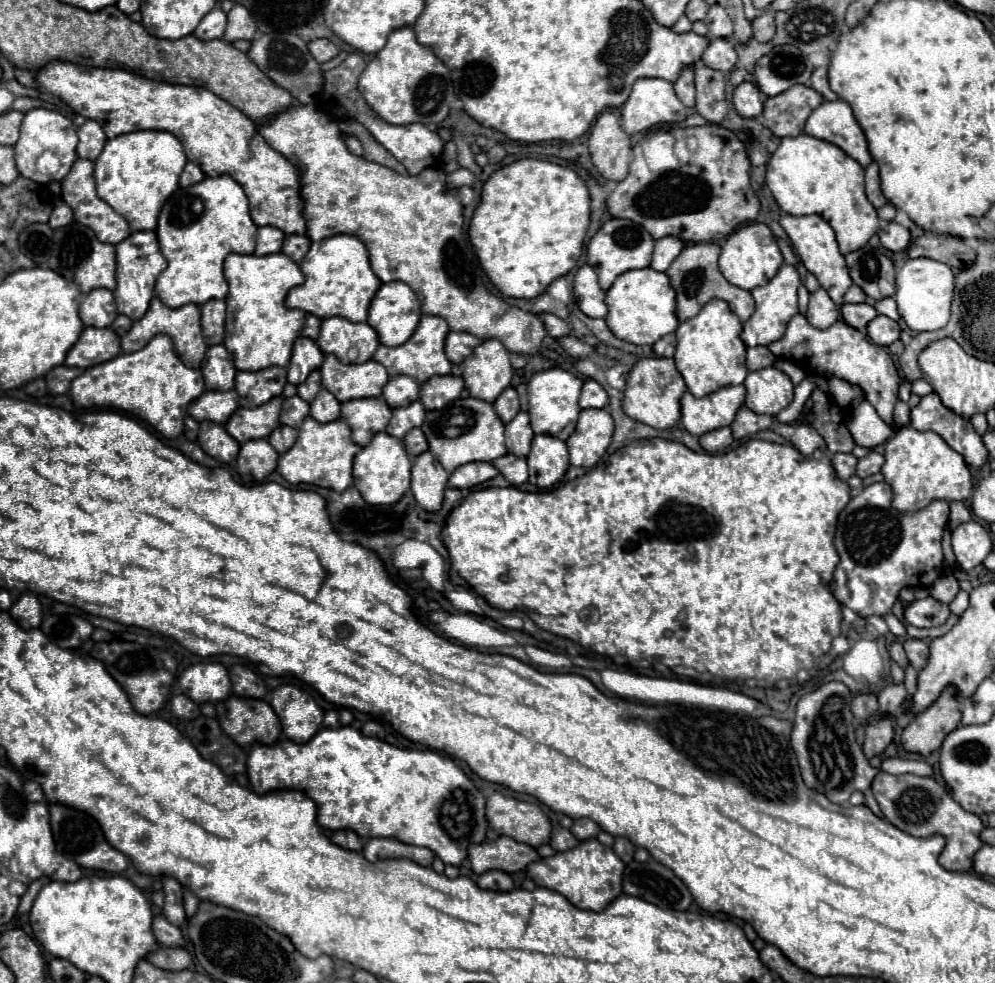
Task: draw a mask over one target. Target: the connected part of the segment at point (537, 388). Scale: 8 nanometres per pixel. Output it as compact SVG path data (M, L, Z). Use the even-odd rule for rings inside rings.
M556 367L556 369L536 373L528 381L528 403L530 403L528 415L530 415L530 425L532 425L534 433L550 433L550 435L562 437L562 441L566 441L574 433L576 423L578 423L580 389L582 389L582 379L578 379L576 375L572 375L564 369Z

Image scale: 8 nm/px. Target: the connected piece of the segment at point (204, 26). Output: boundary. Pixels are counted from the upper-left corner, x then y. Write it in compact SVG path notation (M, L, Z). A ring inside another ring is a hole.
M214 7L196 27L194 35L202 41L210 41L210 39L222 39L226 29L226 13L220 7Z

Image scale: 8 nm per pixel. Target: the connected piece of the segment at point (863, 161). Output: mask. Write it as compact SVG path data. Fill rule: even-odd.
M842 99L824 101L820 107L816 107L806 121L804 133L838 145L852 159L856 159L860 165L864 165L864 169L872 161L872 157L868 153L866 137L858 125L858 121L854 119L850 105Z

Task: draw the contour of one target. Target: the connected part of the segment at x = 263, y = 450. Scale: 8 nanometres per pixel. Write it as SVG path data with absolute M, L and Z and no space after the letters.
M268 439L246 441L240 447L238 473L244 483L264 481L276 469L276 463L278 463L278 453L268 443Z

